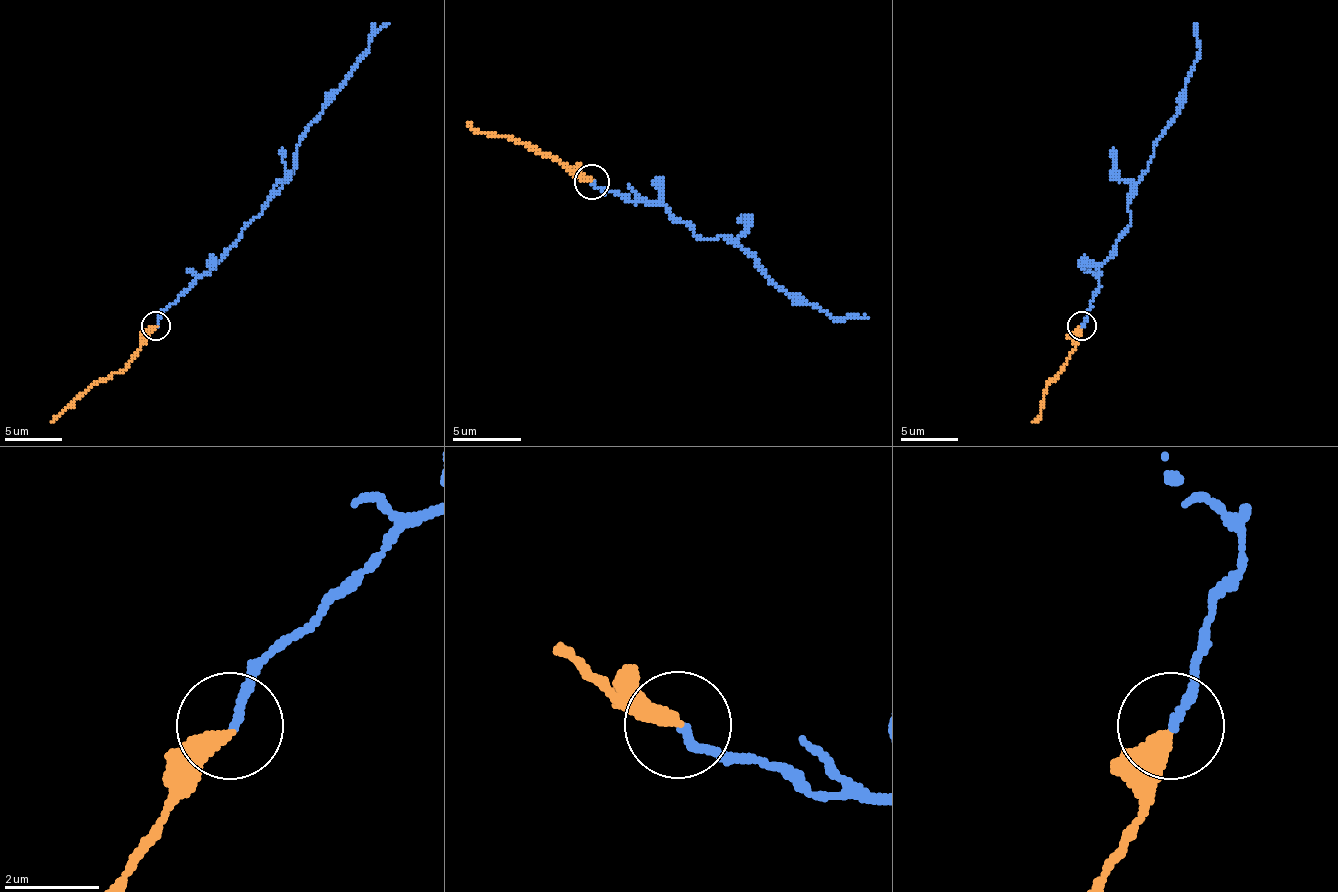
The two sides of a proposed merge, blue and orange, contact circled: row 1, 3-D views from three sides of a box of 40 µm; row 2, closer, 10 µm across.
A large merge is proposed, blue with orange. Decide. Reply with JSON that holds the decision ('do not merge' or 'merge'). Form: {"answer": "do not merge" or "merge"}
{"answer": "do not merge"}

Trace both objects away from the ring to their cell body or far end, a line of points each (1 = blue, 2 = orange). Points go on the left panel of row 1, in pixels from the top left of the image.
1: (155, 326), (189, 286), (213, 266), (293, 168), (299, 139), (369, 41), (389, 23)
2: (155, 326), (123, 370), (94, 381), (51, 422)

